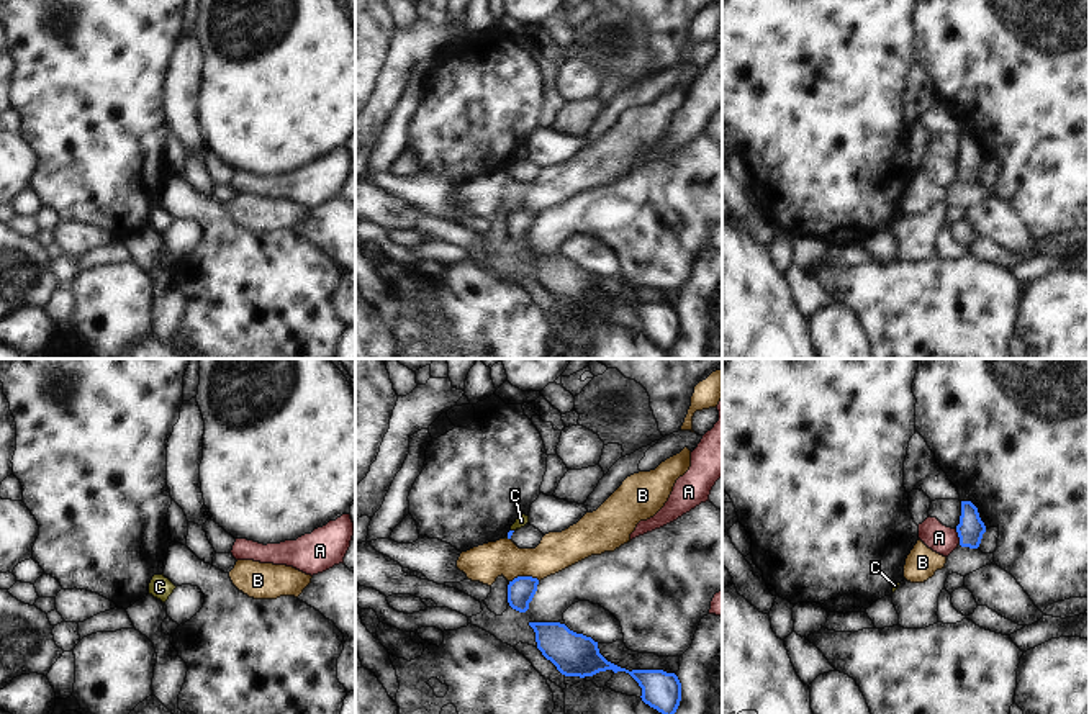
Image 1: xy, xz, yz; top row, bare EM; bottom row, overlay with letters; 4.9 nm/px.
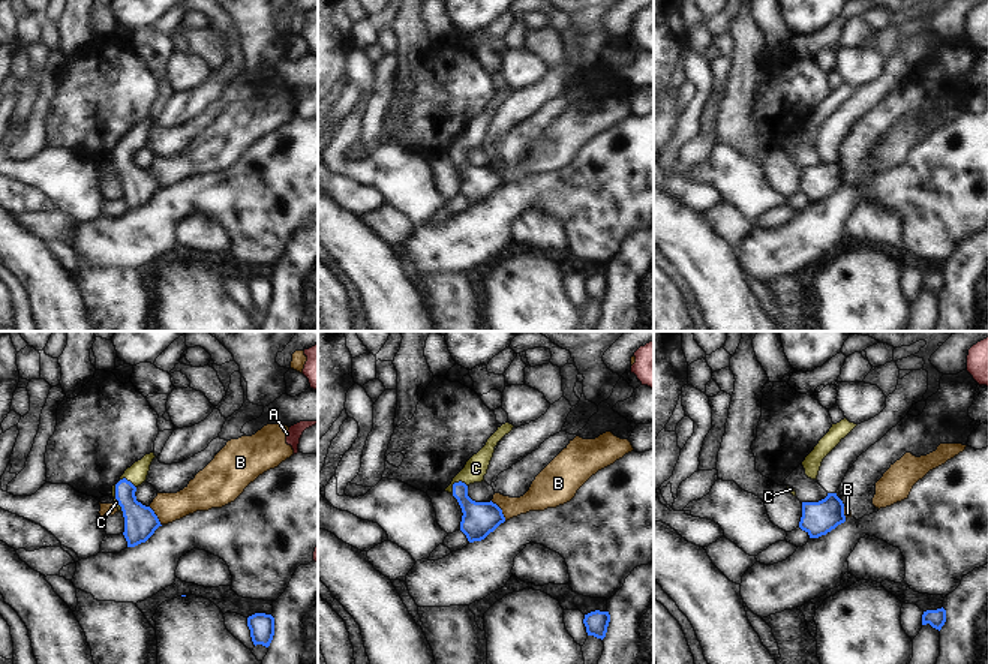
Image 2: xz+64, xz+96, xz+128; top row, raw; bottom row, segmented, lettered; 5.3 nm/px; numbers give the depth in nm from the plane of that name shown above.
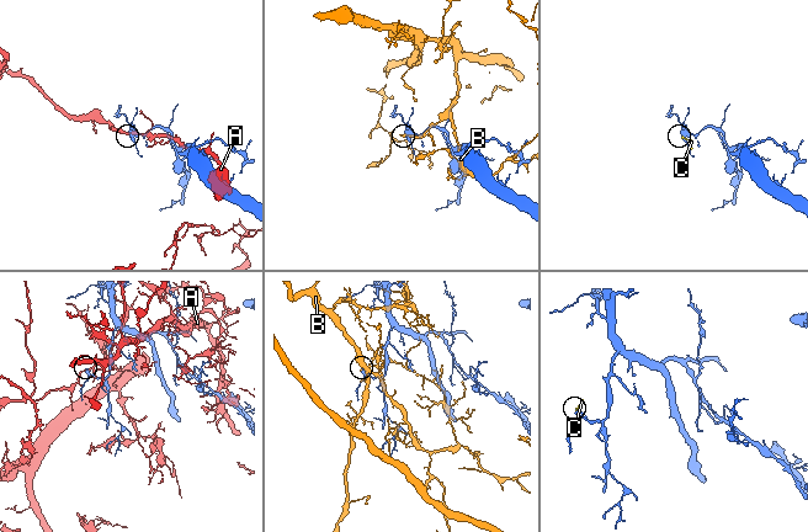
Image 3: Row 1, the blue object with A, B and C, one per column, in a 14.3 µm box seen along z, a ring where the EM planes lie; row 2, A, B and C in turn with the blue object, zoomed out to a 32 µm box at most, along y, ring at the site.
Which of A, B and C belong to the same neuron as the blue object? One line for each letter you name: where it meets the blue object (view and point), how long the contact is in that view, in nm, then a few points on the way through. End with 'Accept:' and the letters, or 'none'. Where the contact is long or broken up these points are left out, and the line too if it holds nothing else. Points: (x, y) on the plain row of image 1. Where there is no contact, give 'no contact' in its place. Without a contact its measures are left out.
C: no contact
Accept: C

